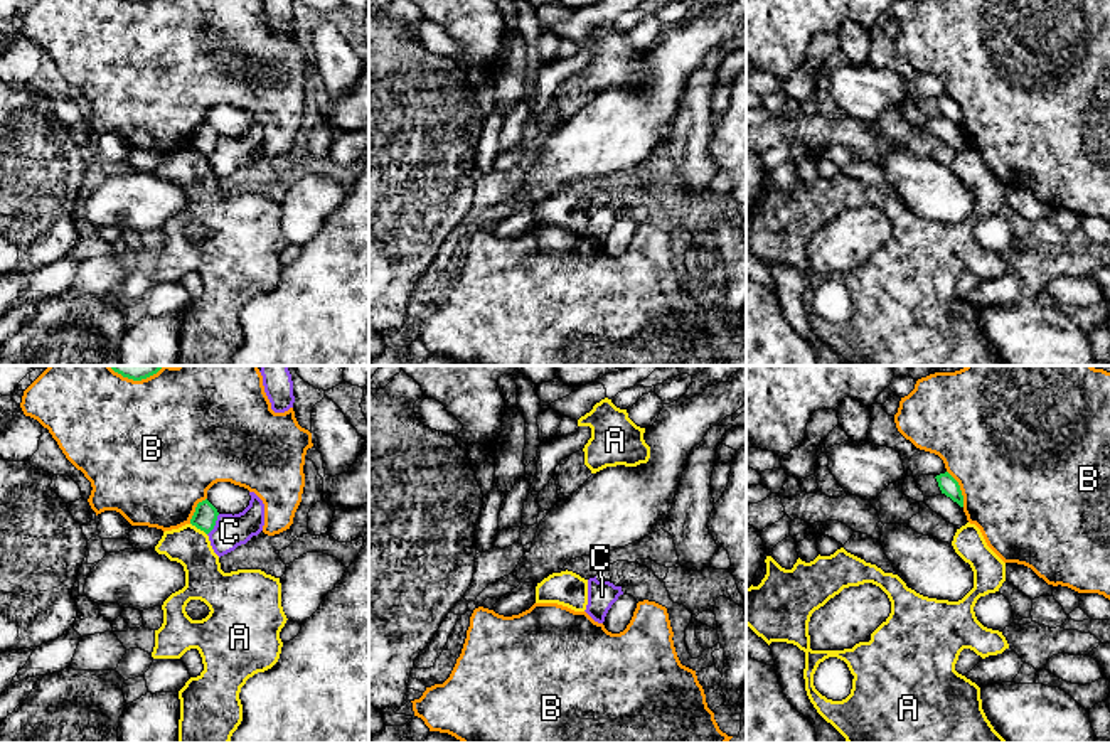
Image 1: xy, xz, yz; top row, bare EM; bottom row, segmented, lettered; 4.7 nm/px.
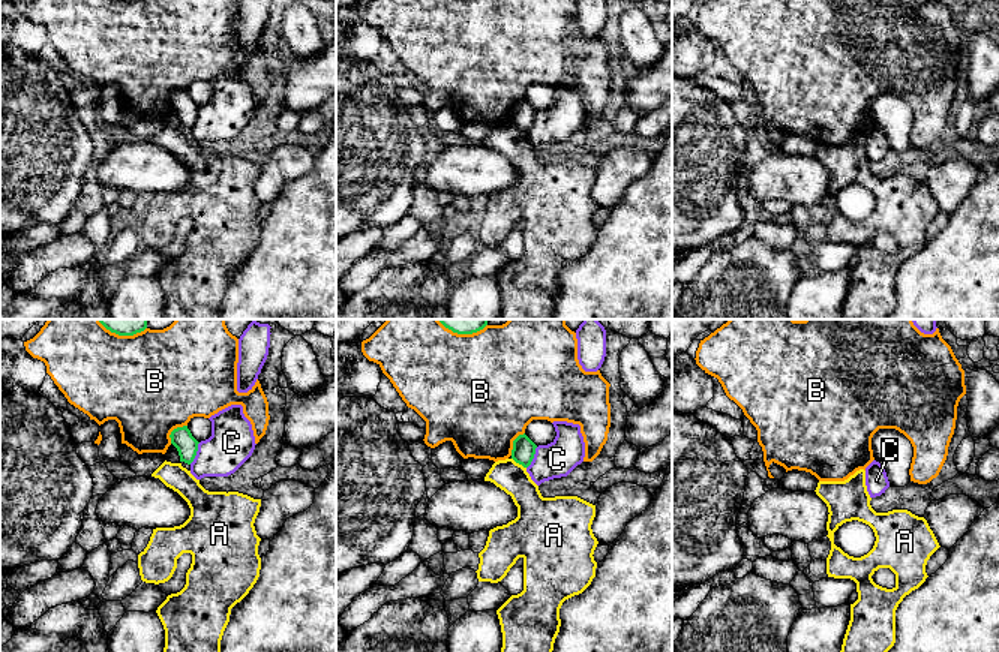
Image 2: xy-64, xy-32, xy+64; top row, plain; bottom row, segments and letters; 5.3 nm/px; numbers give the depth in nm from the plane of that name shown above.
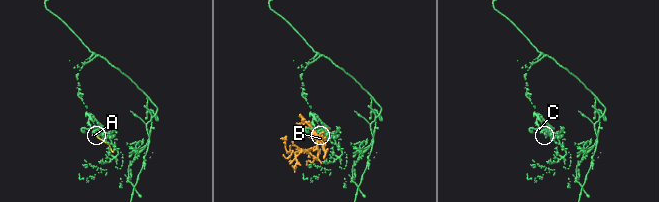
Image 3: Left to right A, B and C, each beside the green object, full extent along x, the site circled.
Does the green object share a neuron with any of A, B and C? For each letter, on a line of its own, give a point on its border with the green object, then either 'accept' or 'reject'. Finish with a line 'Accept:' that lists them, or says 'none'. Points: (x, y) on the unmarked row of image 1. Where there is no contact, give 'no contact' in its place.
A: xy (199, 150) | reject
B: yz (959, 112) | reject
C: xy (214, 147) | reject
Accept: none

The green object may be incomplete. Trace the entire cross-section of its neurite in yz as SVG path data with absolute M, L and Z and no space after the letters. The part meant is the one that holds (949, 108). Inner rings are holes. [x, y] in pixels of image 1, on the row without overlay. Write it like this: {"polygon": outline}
{"polygon": "M948 94L940 96L935 101L938 104L942 116L945 116L953 125L957 125L960 130L963 130L963 118L962 118L958 104Z"}

